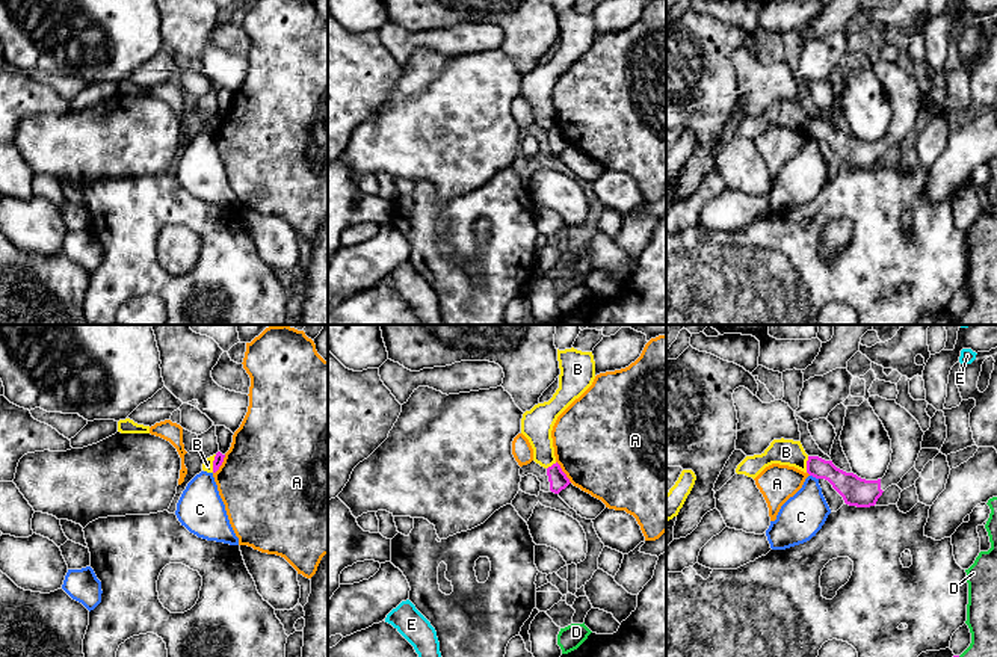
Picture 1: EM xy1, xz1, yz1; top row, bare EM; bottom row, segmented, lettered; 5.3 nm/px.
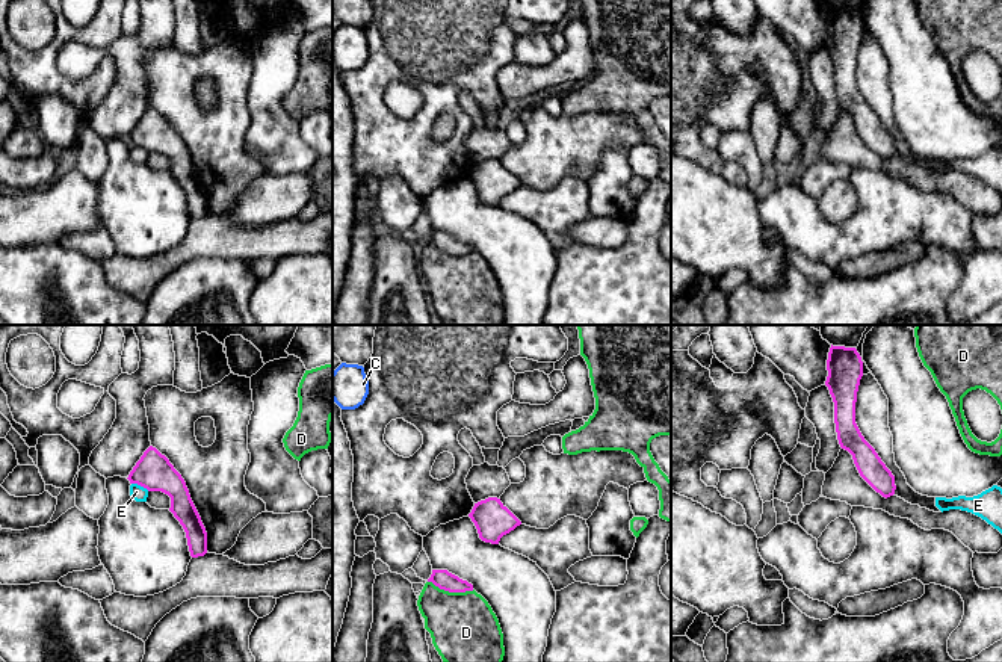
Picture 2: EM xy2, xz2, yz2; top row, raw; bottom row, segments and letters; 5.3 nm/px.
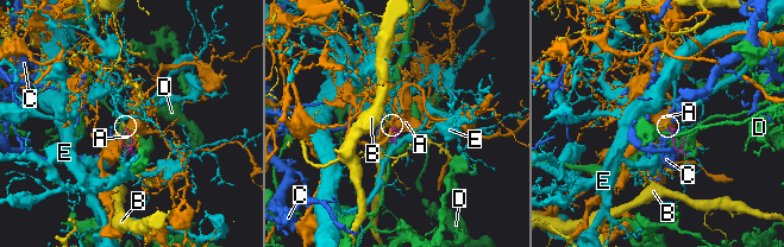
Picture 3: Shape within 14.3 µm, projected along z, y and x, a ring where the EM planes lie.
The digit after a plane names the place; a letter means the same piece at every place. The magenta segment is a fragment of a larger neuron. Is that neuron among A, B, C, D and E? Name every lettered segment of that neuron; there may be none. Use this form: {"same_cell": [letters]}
{"same_cell": []}

